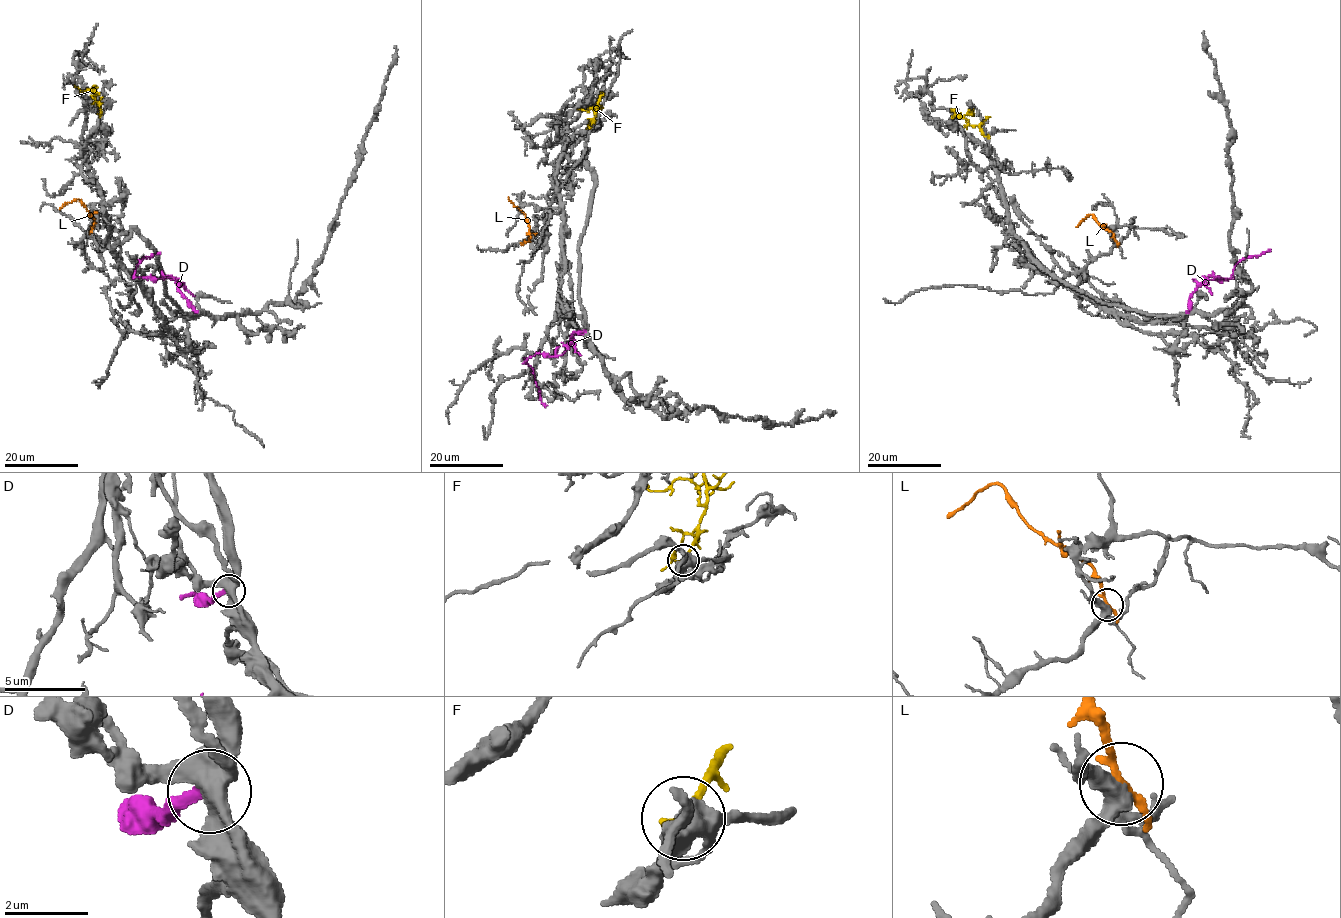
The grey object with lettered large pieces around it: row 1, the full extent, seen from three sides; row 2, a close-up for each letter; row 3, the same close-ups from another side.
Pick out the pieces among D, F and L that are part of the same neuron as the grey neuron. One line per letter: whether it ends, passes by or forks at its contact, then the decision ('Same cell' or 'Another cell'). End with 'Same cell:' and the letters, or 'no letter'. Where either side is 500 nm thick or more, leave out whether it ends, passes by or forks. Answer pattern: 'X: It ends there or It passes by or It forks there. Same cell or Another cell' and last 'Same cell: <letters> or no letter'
D: It ends there. Same cell
F: It ends there. Another cell
L: It passes by. Another cell
Same cell: D

